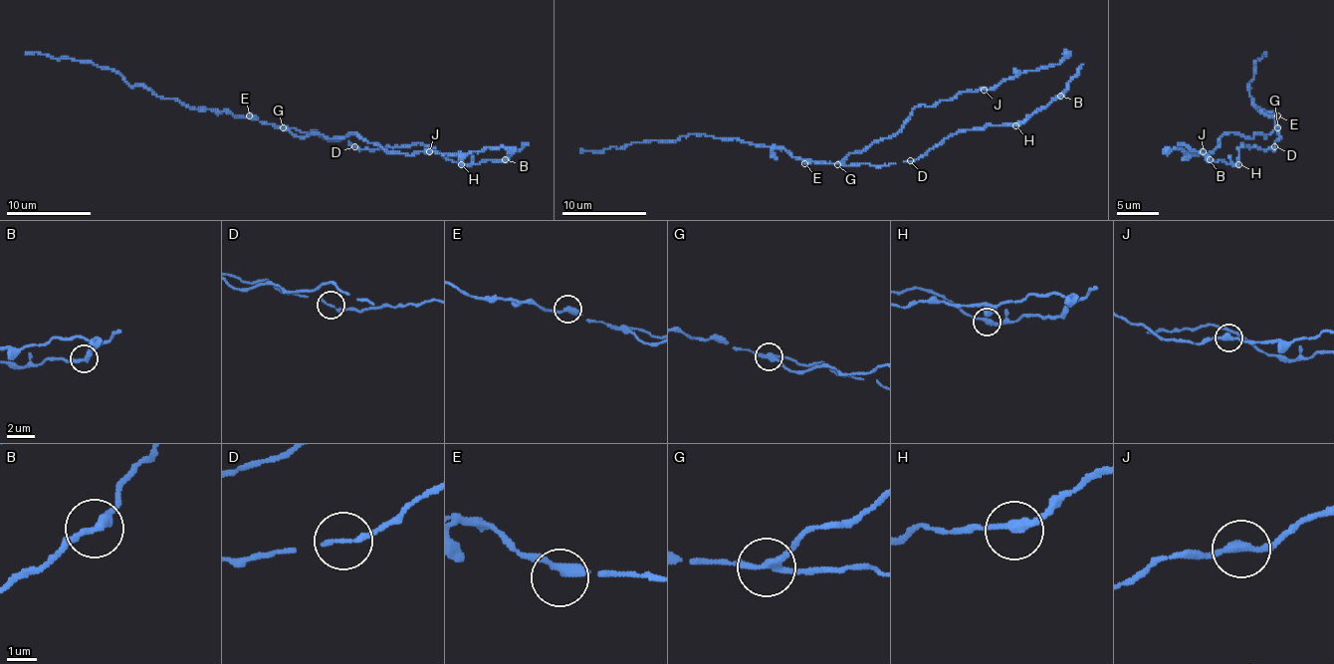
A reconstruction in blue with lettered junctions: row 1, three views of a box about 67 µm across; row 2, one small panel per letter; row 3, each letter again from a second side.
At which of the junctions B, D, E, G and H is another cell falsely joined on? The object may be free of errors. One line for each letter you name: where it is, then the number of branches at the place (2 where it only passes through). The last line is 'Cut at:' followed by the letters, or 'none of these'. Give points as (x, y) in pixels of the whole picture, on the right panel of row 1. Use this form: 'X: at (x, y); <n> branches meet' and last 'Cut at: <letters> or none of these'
G: at (1277, 127); 3 branches meet
Cut at: G

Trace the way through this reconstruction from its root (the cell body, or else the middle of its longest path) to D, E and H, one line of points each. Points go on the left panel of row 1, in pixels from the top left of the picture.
D: (290, 128), (315, 132), (335, 140), (348, 140), (355, 147)
E: (290, 128), (262, 123), (249, 115)
H: (290, 128), (315, 132), (335, 140), (348, 140), (359, 149), (384, 149), (412, 142), (429, 145), (461, 164)

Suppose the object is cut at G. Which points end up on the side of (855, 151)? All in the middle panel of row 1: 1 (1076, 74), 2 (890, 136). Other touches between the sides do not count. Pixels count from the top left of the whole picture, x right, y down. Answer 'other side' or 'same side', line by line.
1: other side
2: same side

